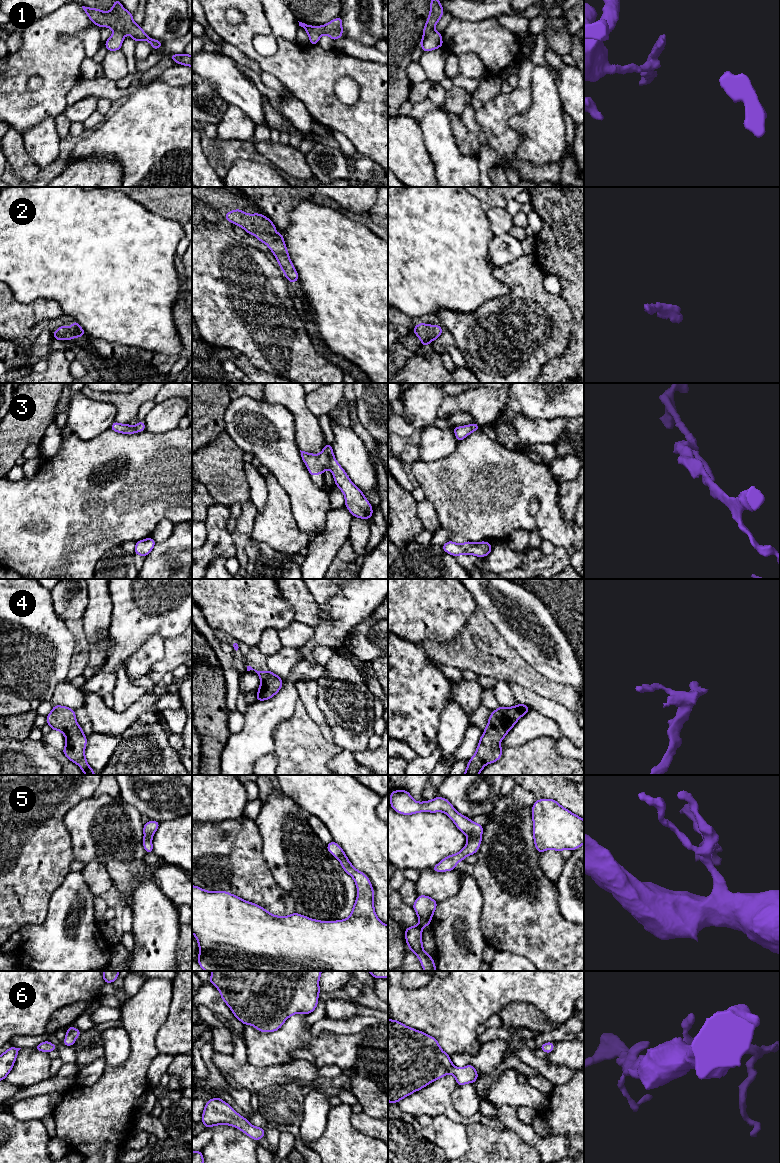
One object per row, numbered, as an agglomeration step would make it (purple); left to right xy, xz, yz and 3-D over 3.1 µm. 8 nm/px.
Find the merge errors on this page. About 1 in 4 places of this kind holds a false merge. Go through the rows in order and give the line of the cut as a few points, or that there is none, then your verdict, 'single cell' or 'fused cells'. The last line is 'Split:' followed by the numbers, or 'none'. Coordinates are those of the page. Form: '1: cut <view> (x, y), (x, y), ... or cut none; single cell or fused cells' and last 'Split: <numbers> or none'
1: cut xz (306, 30), (313, 31), (319, 36); fused cells
2: cut none; single cell
3: cut none; single cell
4: cut none; single cell
5: cut none; single cell
6: cut none; single cell
Split: 1

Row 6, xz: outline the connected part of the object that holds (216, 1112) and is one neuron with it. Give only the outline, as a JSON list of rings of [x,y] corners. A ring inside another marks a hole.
[[[218,1097],[207,1101],[201,1122],[206,1128],[217,1125],[230,1125],[238,1128],[255,1141],[265,1136],[265,1130],[255,1127],[243,1116],[238,1114],[228,1103]]]

